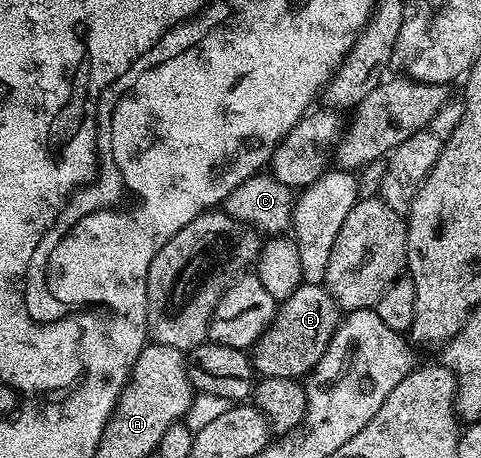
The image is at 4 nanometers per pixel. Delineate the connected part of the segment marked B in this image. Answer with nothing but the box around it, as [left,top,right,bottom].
[254,285,340,378]

